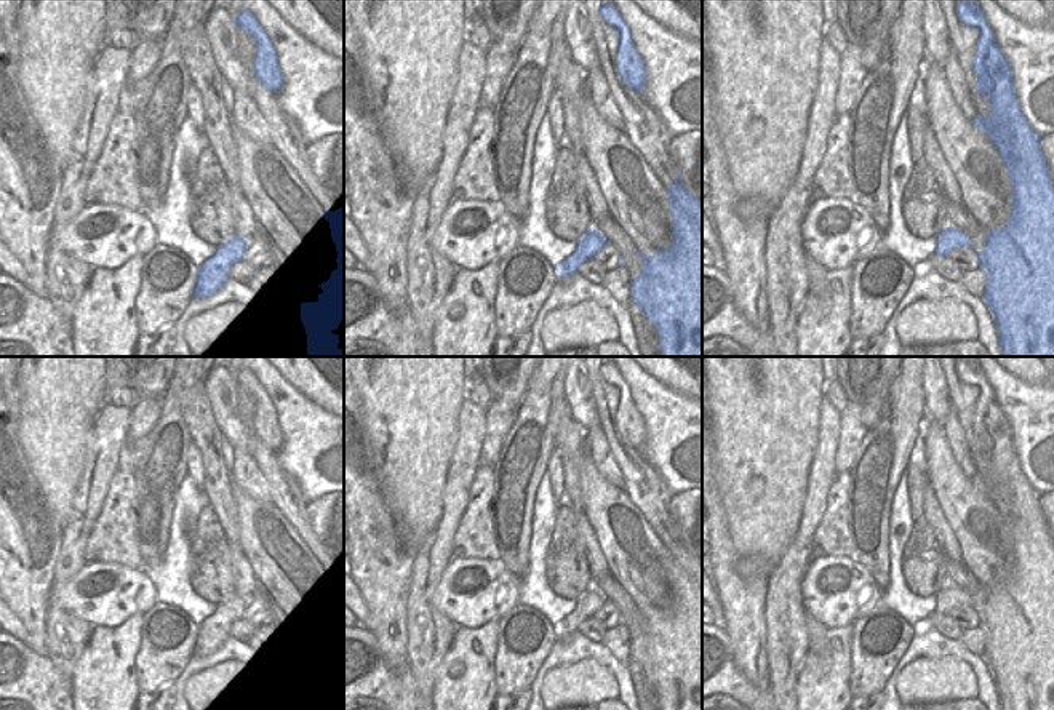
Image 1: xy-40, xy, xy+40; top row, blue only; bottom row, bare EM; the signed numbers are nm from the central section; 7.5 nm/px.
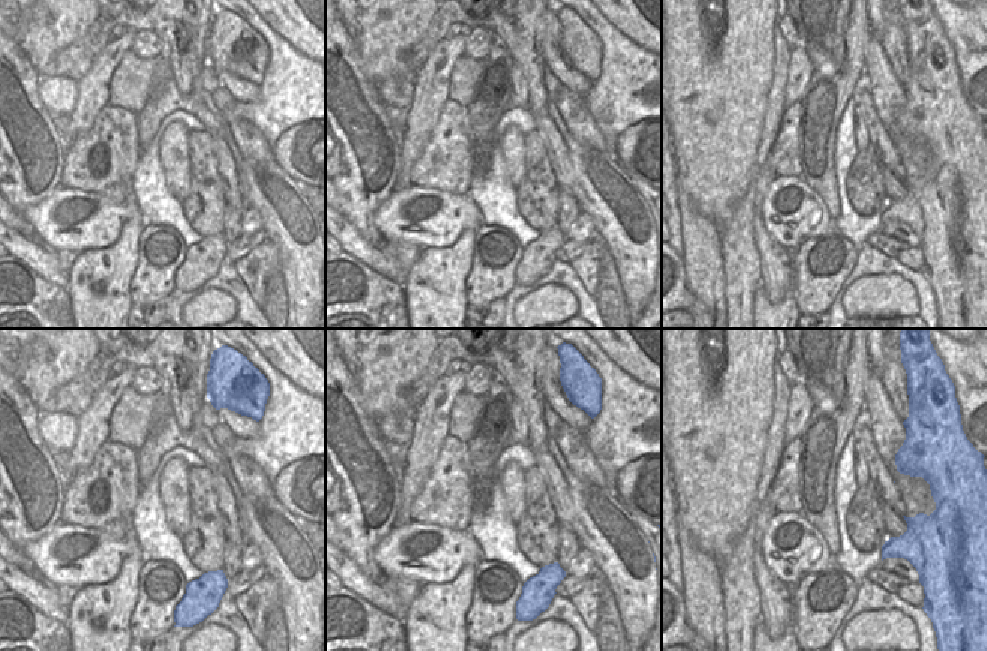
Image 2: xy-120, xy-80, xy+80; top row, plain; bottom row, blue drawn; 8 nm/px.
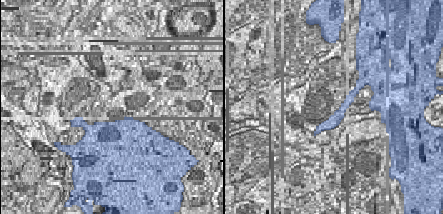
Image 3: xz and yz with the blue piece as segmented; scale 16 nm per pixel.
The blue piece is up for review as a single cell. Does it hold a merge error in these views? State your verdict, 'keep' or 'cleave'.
keep

